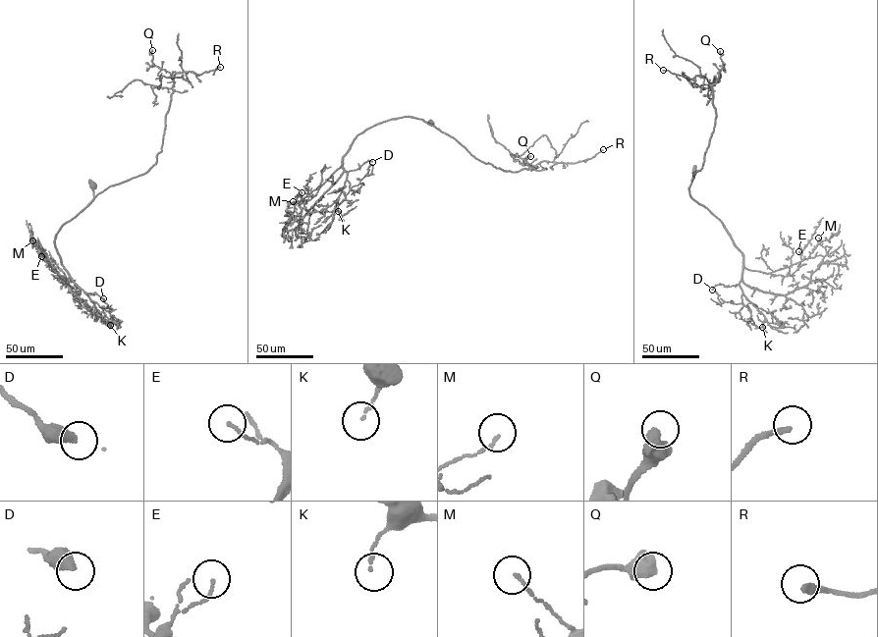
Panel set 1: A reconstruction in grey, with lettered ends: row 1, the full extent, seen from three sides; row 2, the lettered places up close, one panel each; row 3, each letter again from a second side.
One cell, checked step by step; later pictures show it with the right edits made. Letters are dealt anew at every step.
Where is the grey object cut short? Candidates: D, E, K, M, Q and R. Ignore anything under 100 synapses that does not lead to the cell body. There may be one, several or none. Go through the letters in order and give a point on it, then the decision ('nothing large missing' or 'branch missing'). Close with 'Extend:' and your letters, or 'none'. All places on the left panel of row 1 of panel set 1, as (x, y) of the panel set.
D: at (103, 298); nothing large missing
E: at (41, 256); nothing large missing
K: at (110, 325); nothing large missing
M: at (32, 240); nothing large missing
Q: at (152, 50); nothing large missing
R: at (220, 67); nothing large missing
Extend: none

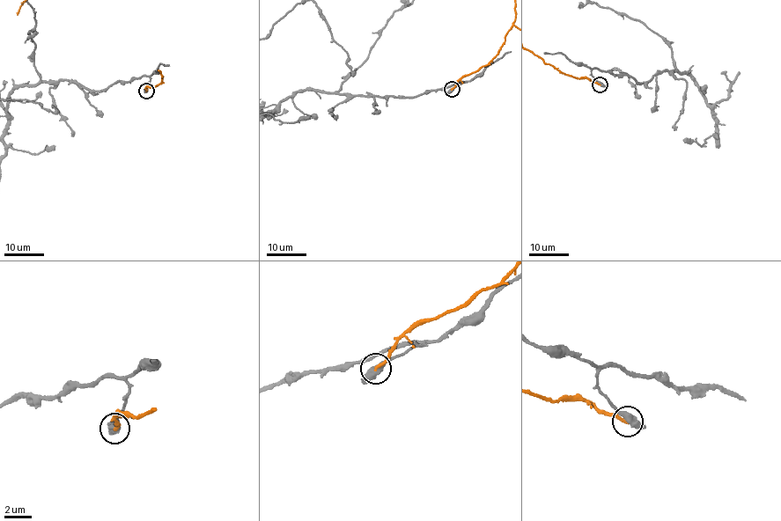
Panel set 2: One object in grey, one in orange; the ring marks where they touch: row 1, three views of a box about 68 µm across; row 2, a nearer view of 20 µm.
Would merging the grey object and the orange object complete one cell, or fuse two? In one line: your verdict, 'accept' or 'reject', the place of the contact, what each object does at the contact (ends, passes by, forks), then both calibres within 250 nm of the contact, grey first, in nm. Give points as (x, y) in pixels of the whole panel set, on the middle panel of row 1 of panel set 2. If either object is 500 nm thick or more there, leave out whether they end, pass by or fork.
reject; at (452, 89); grey passes by; orange ends there; 480 nm thick on the grey side, 240 nm on the other

